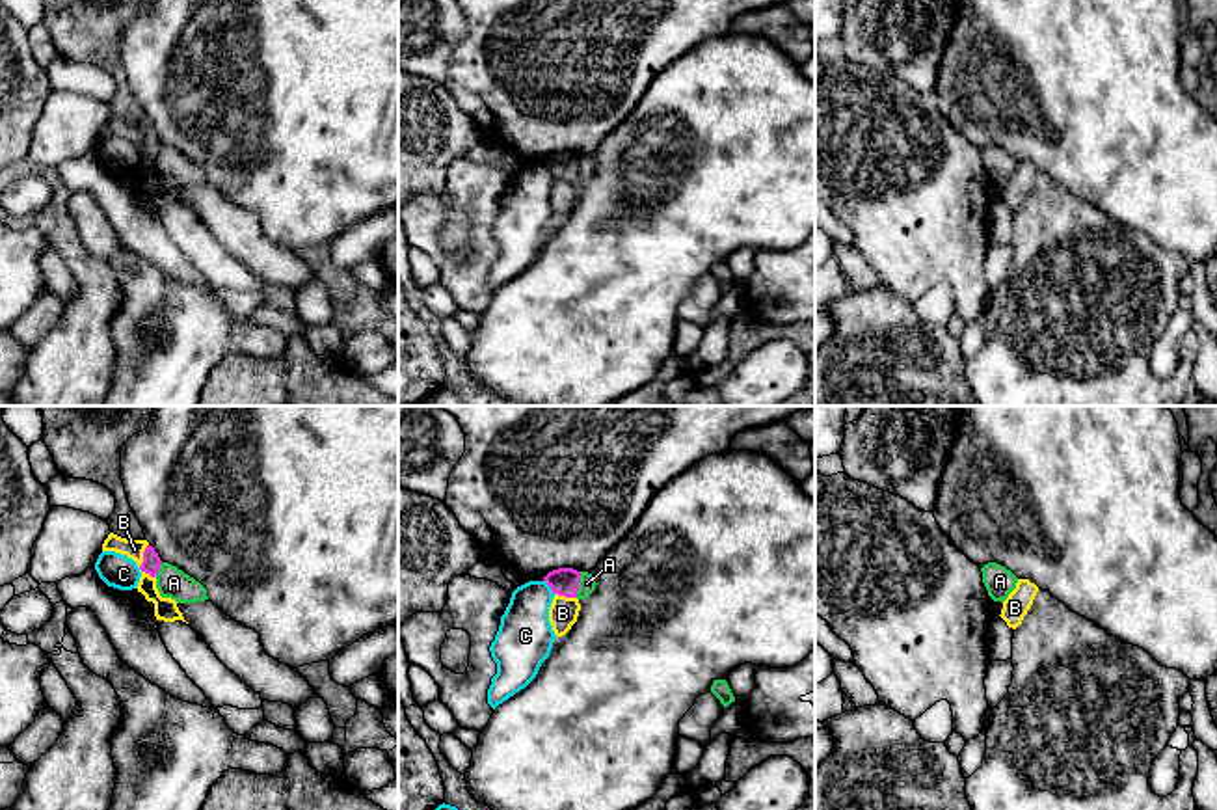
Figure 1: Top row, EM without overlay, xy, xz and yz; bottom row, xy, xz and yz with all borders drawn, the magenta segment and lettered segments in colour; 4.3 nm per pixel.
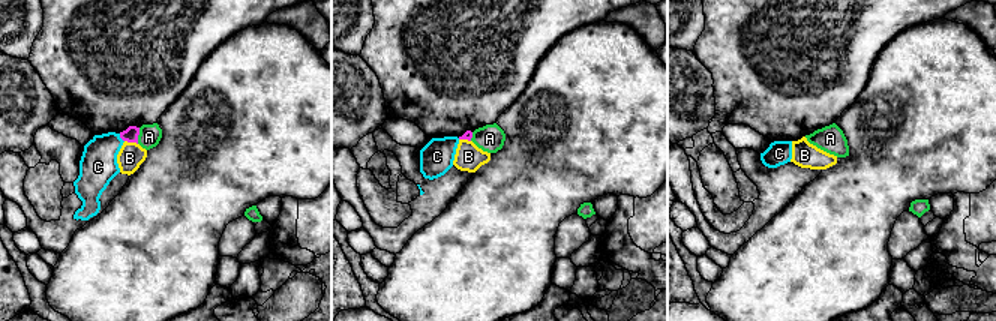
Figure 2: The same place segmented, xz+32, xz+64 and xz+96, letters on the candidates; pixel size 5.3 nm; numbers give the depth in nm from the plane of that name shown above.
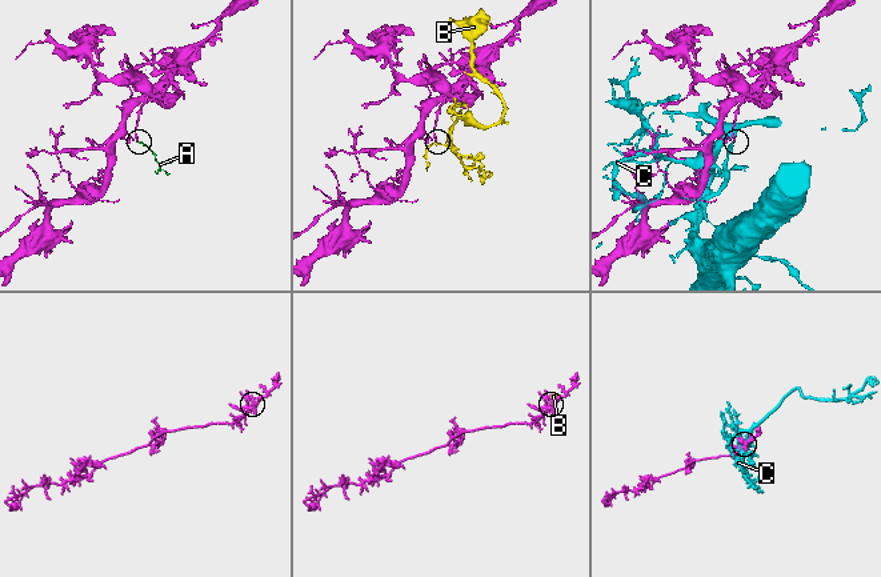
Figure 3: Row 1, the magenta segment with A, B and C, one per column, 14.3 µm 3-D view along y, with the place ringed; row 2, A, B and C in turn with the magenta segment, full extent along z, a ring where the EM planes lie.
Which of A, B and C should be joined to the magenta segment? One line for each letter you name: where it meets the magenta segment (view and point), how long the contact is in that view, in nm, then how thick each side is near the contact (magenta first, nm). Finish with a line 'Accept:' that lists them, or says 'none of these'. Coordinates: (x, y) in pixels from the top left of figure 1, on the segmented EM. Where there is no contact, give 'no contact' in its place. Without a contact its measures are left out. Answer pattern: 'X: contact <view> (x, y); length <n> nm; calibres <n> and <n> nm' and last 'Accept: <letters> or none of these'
Accept: none of these

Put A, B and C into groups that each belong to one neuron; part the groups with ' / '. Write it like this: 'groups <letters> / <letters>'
groups A / B / C

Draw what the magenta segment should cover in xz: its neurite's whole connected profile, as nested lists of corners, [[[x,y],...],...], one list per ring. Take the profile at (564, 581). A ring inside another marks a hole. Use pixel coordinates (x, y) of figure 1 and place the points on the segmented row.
[[[558,568],[549,572],[543,581],[551,587],[553,594],[577,598],[581,572],[573,568]]]

